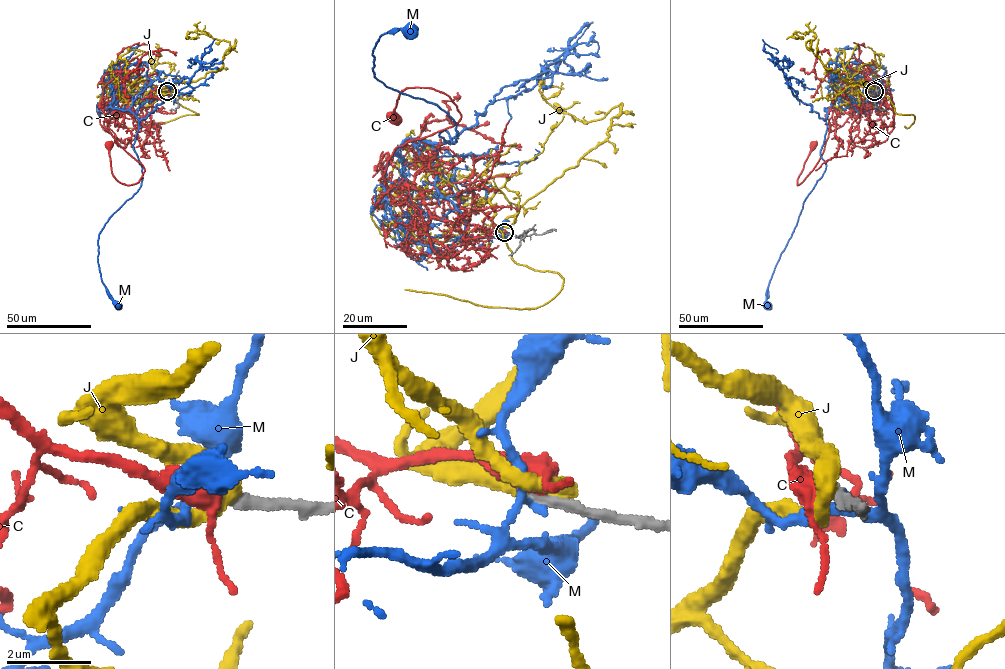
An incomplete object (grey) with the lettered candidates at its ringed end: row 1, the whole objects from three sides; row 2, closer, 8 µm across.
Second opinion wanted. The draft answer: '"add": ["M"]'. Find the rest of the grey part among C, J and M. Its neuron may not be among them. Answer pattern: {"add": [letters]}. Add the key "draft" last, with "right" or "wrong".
{"add": ["C"], "draft": "wrong"}

